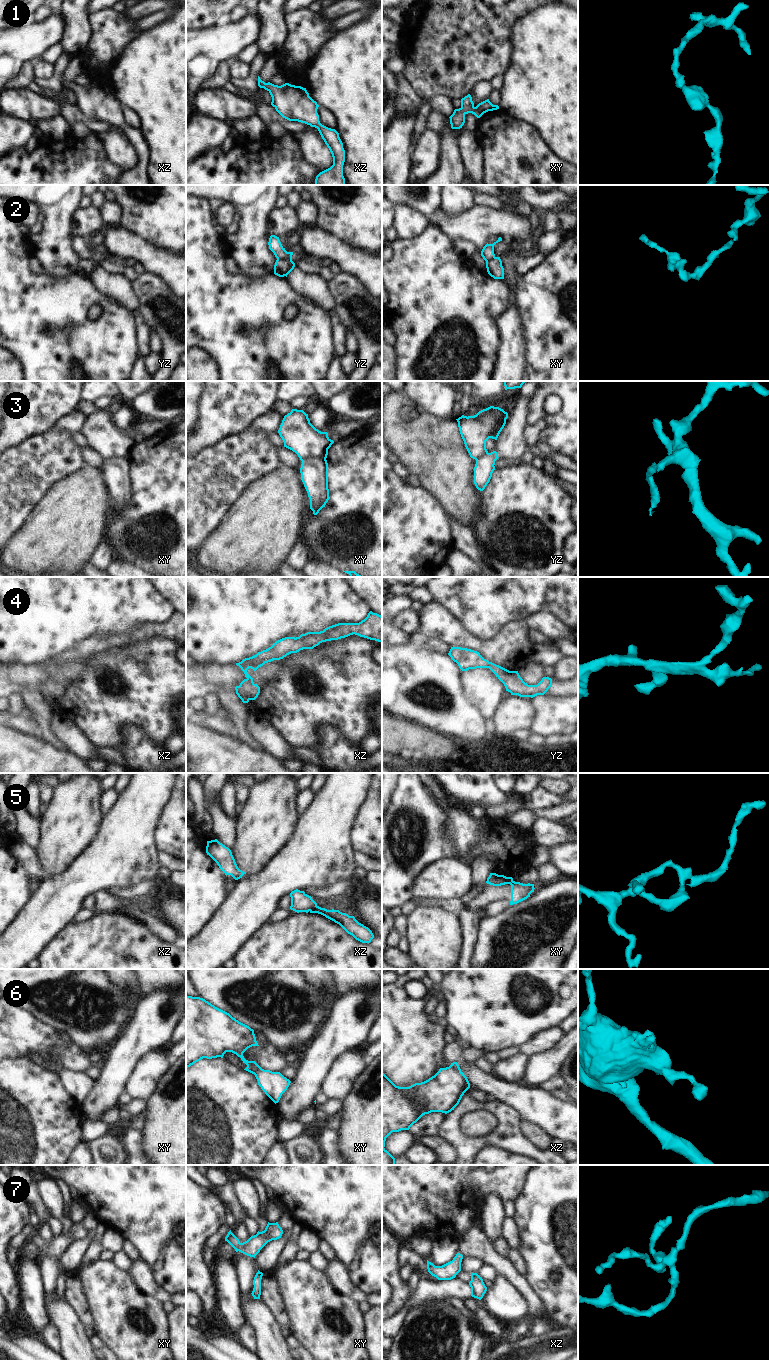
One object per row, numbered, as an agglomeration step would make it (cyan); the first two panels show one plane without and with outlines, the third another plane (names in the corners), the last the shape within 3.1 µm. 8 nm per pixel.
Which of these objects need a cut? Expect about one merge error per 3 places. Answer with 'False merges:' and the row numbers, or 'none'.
False merges: 2, 3, 5, 6.

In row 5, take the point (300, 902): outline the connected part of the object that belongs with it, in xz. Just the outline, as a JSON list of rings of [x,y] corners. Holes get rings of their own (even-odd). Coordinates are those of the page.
[[[298,889],[290,893],[291,906],[290,909],[299,913],[313,910],[317,907],[317,903],[312,899],[311,896],[307,895],[304,891]]]

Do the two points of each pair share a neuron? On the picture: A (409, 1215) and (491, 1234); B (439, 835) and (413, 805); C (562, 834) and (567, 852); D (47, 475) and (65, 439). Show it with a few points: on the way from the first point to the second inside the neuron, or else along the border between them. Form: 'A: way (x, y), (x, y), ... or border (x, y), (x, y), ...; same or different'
A: border (483, 1202), (480, 1208), (478, 1225); different
B: way (432, 828), (417, 812); same
C: border (567, 843), (552, 846); different
D: way (47, 466), (47, 461), (60, 448); same

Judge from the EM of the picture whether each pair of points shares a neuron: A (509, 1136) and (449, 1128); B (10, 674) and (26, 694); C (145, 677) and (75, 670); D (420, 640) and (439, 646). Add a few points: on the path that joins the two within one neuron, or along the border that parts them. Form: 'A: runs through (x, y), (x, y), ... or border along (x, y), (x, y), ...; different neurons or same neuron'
A: runs through (494, 1138), (481, 1141), (464, 1141); same neuron
B: border along (38, 688), (24, 688), (19, 693); different neurons
C: border along (86, 659), (83, 669), (64, 687); different neurons
D: runs through (425, 642), (434, 644); same neuron

